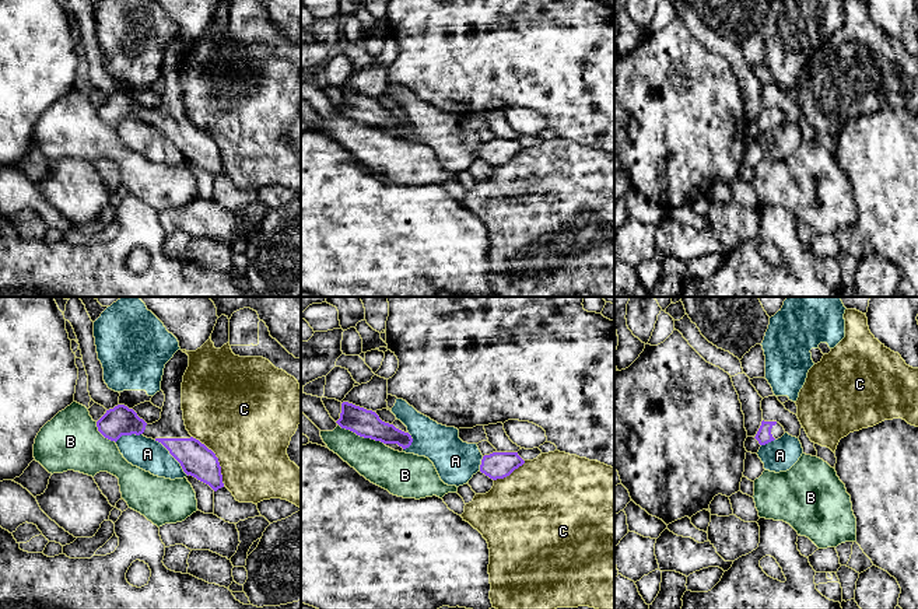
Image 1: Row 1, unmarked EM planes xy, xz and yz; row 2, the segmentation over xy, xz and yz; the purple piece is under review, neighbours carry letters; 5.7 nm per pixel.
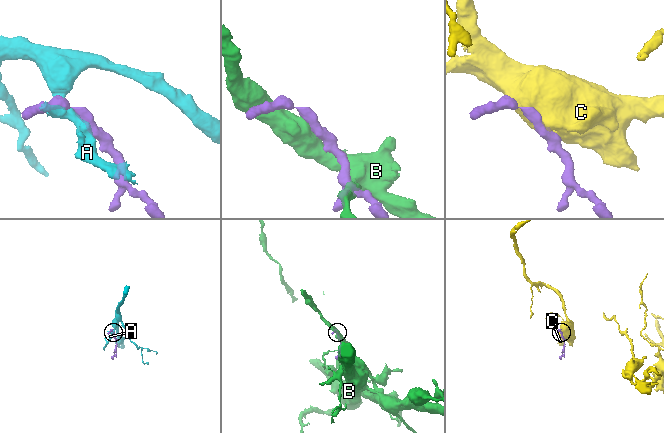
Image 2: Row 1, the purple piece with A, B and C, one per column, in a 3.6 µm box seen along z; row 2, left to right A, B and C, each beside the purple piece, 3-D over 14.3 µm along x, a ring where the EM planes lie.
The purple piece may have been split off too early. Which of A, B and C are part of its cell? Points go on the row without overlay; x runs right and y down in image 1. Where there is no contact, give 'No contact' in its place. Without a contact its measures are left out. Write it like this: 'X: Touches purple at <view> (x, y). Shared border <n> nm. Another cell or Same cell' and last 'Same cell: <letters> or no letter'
A: Touches purple at xy (172, 142). Shared border 280 nm. Another cell
B: Touches purple at xz (361, 122). Shared border 300 nm. Another cell
C: Touches purple at xy (217, 144). Shared border 340 nm. Another cell
Same cell: no letter

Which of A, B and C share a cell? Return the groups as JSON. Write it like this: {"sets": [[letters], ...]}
{"sets": [["A"], ["B"], ["C"]]}

